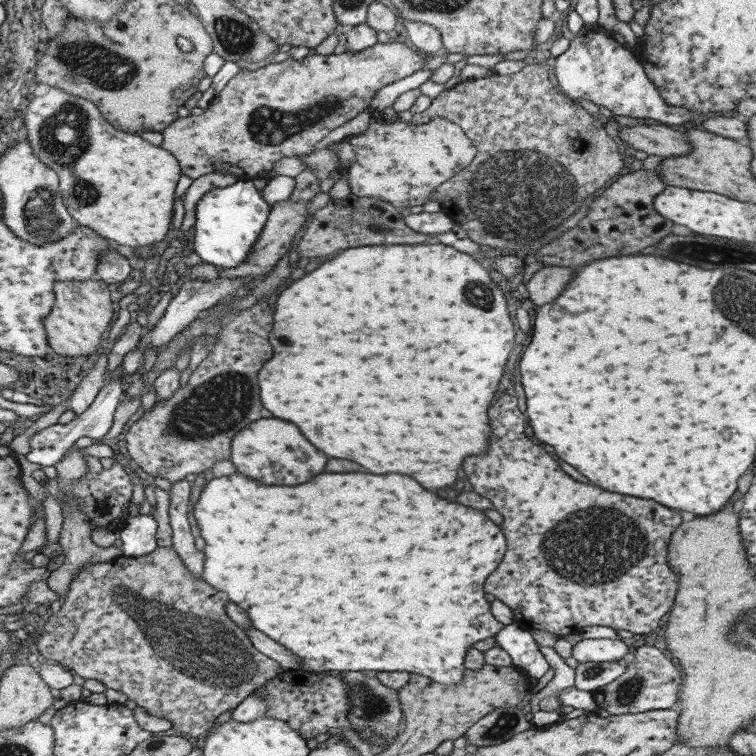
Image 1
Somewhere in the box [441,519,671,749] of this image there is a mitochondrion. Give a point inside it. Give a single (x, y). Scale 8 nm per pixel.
(505, 722)

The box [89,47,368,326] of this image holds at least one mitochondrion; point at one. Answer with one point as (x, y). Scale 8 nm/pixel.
(270, 126)

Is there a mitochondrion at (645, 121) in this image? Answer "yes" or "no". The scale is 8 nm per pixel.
no

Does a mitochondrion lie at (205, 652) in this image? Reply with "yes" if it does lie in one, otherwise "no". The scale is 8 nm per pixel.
yes

